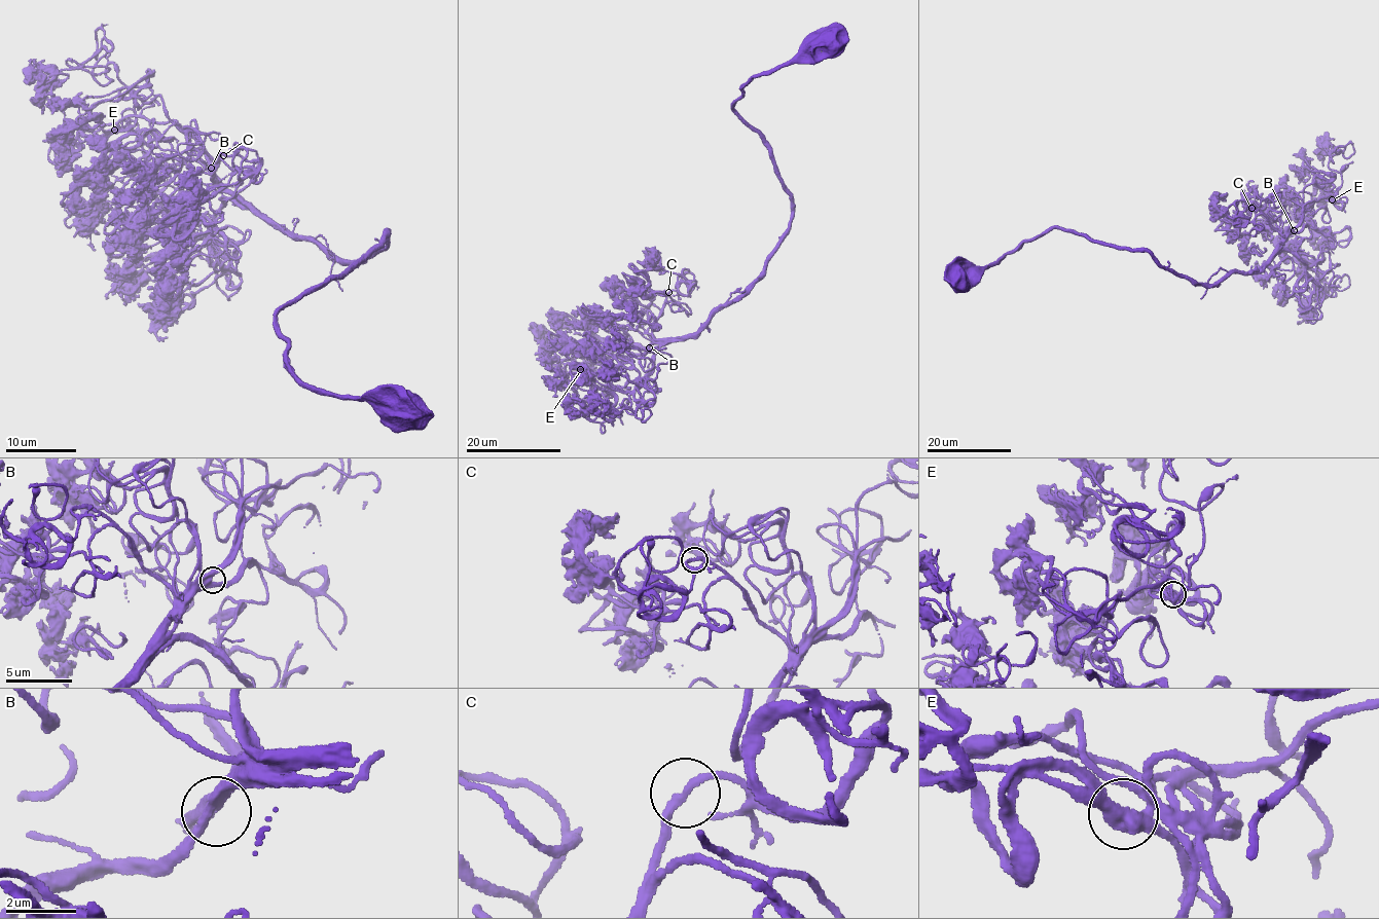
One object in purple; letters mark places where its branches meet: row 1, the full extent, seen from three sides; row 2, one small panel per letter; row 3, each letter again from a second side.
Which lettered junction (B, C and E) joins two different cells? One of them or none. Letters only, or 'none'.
none

